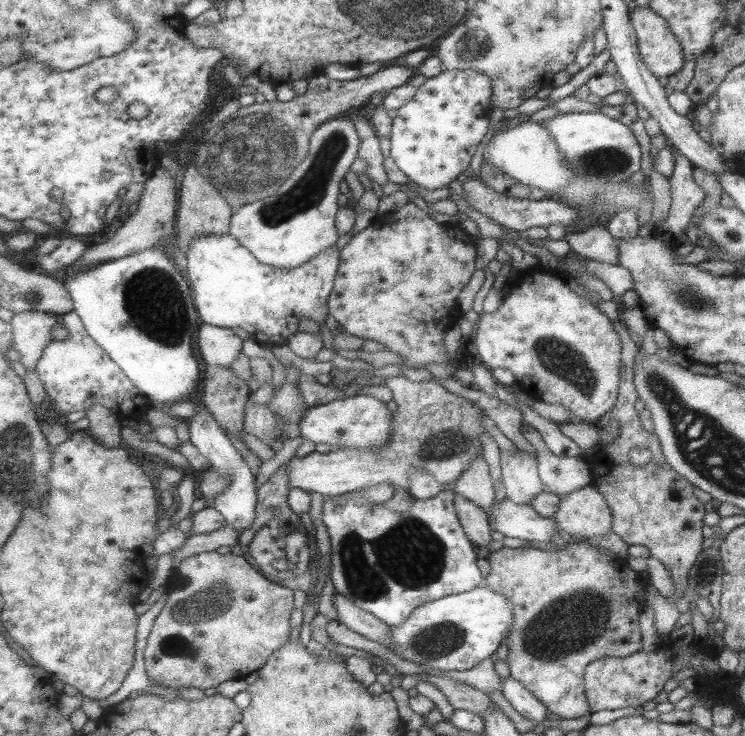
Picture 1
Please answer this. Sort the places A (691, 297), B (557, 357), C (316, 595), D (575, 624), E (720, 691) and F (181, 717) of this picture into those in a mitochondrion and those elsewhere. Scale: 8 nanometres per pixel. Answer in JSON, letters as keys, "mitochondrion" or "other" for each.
{"A":"mitochondrion","B":"mitochondrion","C":"other","D":"mitochondrion","E":"other","F":"other"}

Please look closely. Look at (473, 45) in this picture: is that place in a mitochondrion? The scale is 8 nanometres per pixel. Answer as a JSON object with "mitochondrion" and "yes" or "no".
{"mitochondrion":"yes"}

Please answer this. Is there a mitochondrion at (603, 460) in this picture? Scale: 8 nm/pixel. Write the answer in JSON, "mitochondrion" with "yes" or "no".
{"mitochondrion":"no"}

